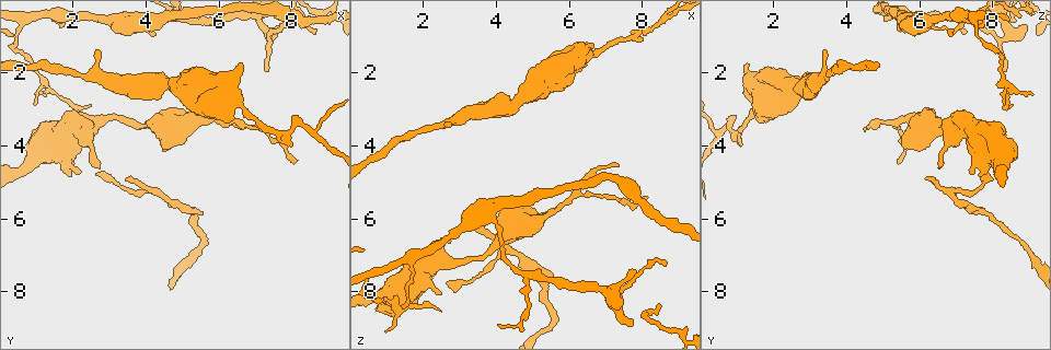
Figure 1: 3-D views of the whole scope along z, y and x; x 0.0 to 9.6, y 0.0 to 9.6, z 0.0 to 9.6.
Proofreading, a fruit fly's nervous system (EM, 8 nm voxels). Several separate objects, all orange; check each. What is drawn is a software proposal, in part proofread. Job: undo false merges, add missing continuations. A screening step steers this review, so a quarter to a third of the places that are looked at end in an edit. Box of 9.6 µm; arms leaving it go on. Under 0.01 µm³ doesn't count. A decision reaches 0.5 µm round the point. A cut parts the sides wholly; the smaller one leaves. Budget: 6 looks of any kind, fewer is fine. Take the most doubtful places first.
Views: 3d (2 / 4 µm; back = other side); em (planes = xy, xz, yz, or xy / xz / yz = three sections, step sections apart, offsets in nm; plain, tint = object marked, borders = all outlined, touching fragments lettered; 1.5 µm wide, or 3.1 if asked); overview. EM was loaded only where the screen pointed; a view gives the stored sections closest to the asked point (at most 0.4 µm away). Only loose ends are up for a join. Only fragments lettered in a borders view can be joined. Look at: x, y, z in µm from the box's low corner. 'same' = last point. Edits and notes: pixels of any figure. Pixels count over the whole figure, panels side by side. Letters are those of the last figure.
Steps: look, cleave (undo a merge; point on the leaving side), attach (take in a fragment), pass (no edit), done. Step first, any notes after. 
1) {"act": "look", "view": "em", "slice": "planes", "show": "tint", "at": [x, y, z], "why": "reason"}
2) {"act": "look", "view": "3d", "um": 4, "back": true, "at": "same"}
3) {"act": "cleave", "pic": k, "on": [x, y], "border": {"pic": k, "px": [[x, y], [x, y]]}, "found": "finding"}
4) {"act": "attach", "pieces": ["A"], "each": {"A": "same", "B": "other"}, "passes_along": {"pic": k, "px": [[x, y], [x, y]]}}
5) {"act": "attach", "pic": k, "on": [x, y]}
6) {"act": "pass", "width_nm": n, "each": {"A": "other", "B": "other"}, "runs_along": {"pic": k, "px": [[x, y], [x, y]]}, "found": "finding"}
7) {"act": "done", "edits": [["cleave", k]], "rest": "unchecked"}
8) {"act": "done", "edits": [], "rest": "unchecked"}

{"act": "look", "view": "em", "slice": "planes", "show": "borders", "at": [3.45, 4.90, 6.20]}

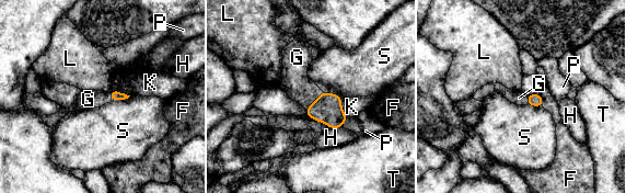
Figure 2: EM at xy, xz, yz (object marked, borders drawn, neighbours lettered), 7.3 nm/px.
{"act": "attach", "pieces": ["G"], "longest_contact_nm": ["G", 180], "each": {"F": "other", "G": "same", "H": "other", "K": "other", "L": "other", "P": "other", "S": "other", "T": "other"}, "found": "it goes on there"}

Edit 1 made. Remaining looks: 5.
{"act": "look", "view": "overview"}

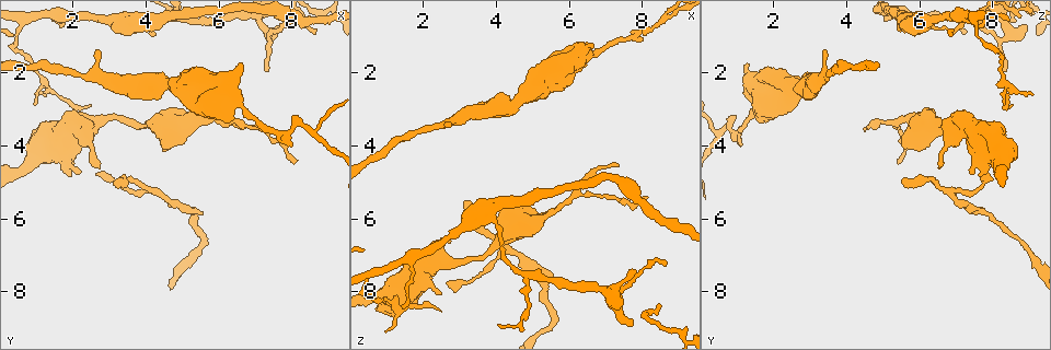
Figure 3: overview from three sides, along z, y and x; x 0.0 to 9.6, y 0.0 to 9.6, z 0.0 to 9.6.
{"act": "look", "view": "em", "slice": "planes", "show": "tint", "at": [8.15, 4.45, 5.45], "why": "free end"}

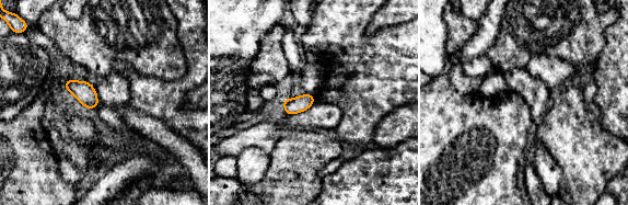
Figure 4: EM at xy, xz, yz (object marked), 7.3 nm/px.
{"act": "look", "view": "em", "slice": "planes", "show": "borders", "at": "same"}

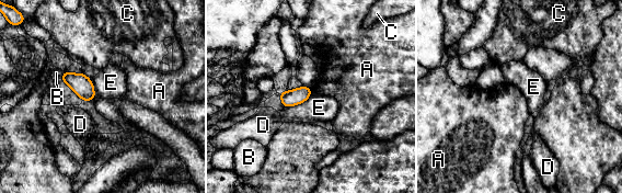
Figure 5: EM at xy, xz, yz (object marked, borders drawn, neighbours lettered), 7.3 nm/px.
{"act": "pass", "width_nm": 120, "each": {"A": "other", "B": "other", "C": "other", "D": "other", "E": "other"}, "border": {"pic": 5, "px": [[310, 88], [312, 92]]}, "found": "none of them fits"}

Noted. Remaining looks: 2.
{"act": "done", "edits": [["attach", 2]], "rest": "unchecked"}

